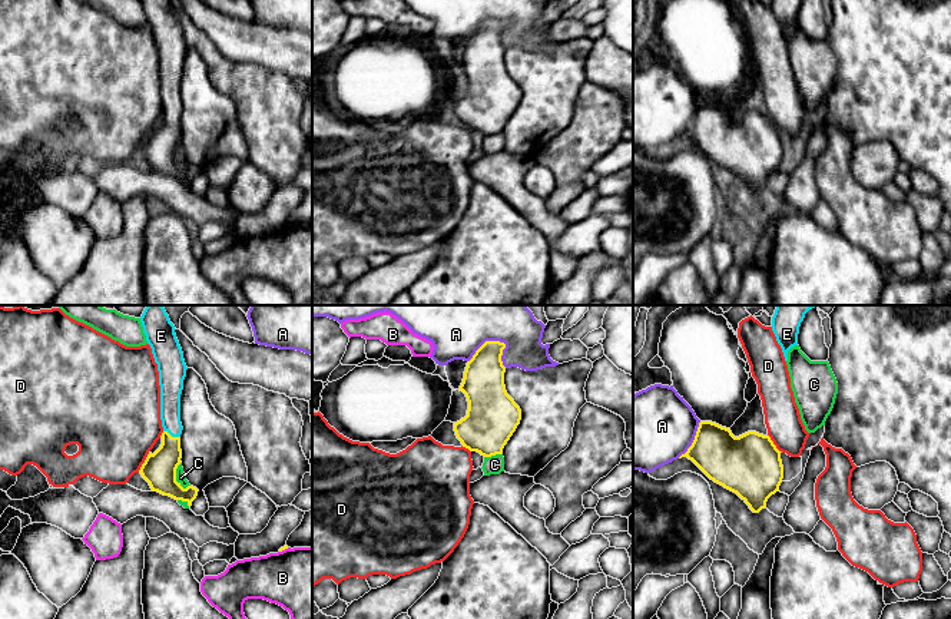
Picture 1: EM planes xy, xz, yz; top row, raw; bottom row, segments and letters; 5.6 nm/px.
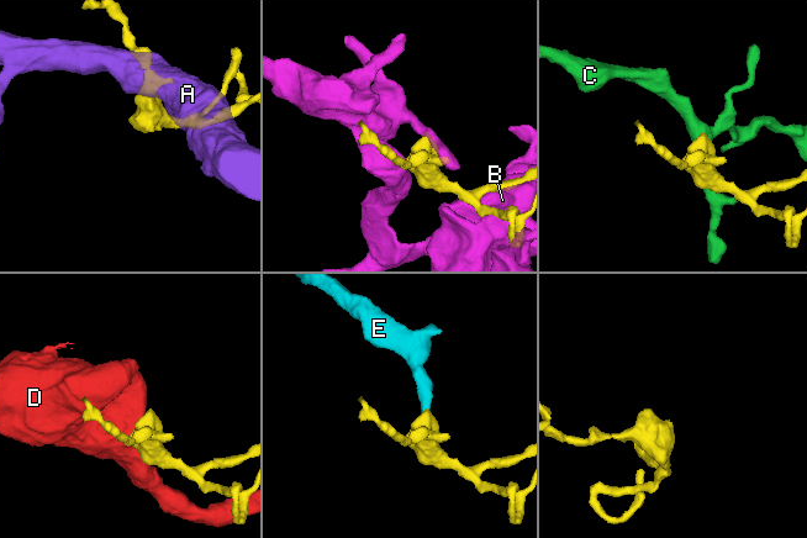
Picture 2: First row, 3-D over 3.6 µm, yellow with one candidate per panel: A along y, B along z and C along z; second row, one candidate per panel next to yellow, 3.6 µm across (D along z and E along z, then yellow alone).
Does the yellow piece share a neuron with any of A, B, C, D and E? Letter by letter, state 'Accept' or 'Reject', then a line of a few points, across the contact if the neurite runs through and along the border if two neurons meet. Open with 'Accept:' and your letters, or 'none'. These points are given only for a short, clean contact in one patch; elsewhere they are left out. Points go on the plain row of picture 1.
Accept: E
A: Reject
B: Reject
C: Reject. Line: xy (181, 141), (176, 148), (176, 159), (185, 168)
D: Reject. Line: xy (149, 129), (138, 151)
E: Accept. Line: xy (159, 148), (169, 133), (171, 115), (171, 70)

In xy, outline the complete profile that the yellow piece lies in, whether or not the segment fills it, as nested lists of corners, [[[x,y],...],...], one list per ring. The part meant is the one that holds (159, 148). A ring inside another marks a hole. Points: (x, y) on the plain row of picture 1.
[[[170,0],[140,1],[158,43],[163,112],[160,126],[153,133],[149,130],[139,152],[149,162],[152,171],[186,181],[190,186],[199,169],[193,165],[183,168],[176,160],[176,148],[182,142],[180,73],[188,46],[175,13],[175,4]]]

